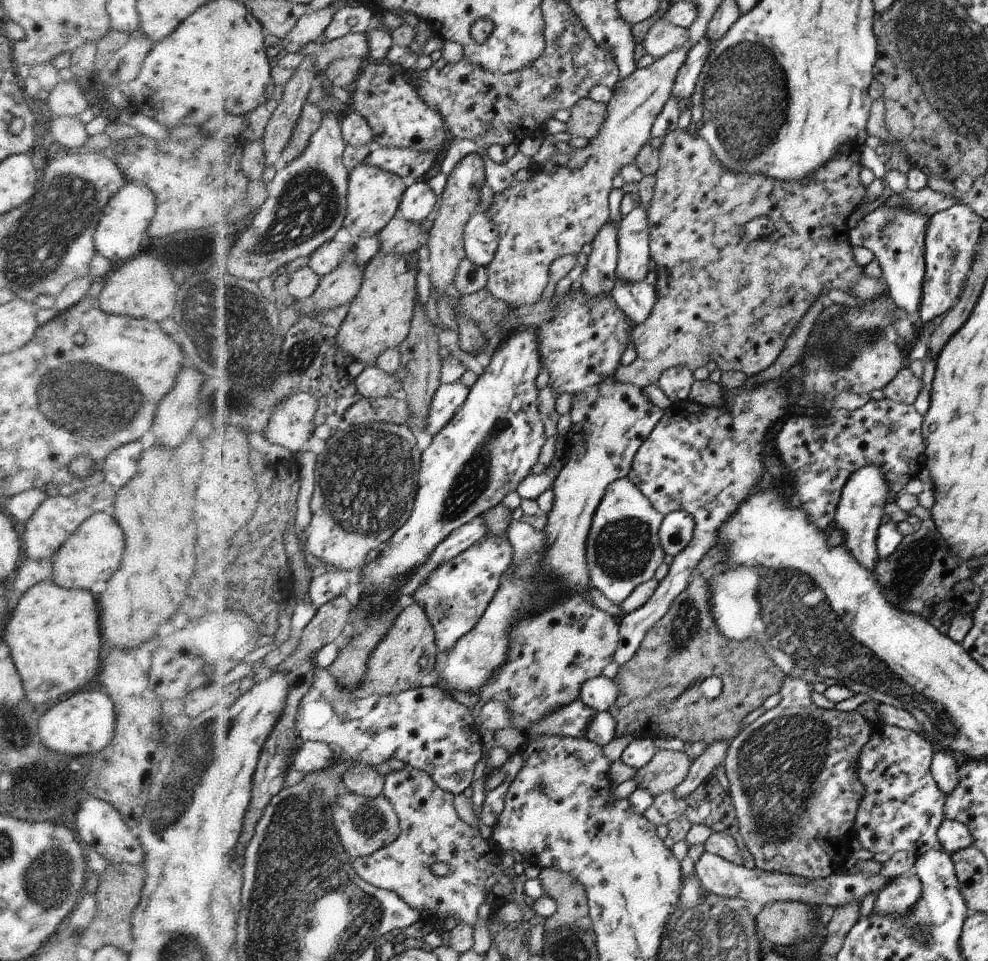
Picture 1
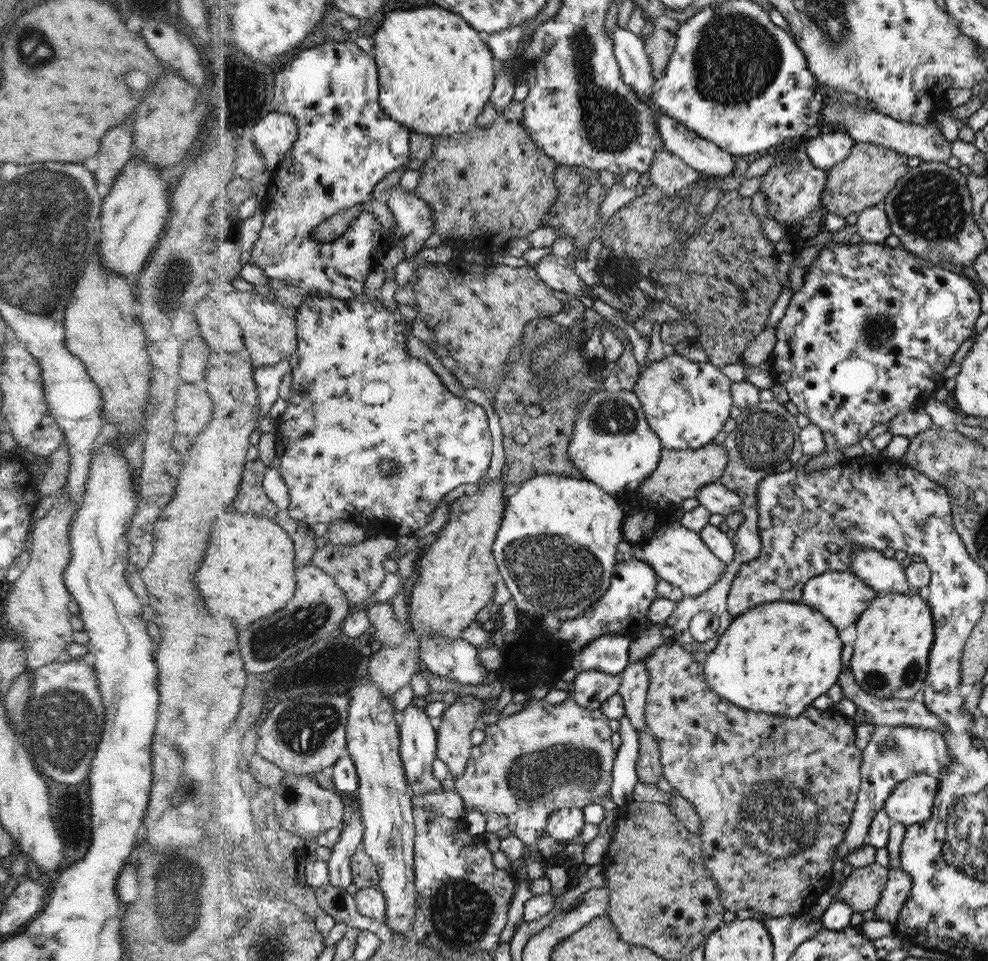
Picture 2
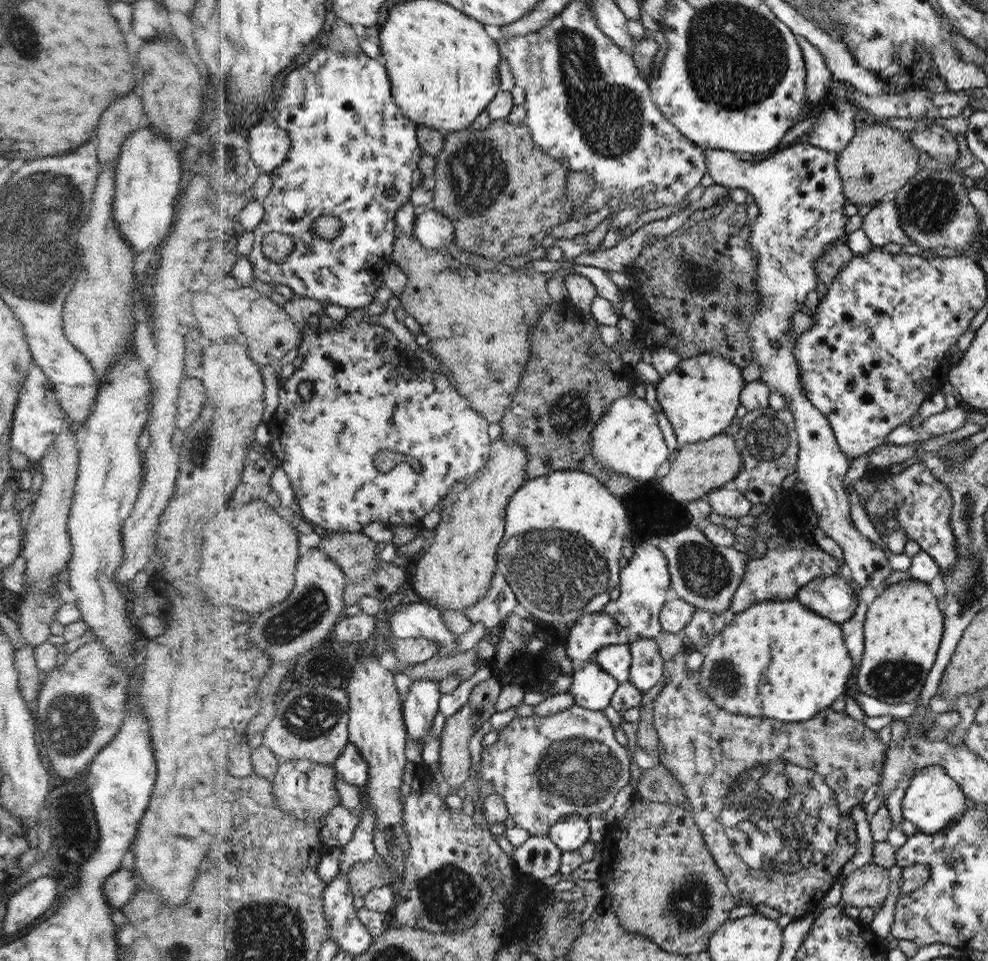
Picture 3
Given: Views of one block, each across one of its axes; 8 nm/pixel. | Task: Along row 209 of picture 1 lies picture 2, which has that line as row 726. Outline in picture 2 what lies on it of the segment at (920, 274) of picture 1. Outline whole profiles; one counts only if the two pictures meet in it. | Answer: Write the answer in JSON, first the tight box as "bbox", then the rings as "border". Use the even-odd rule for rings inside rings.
{"bbox":[834,725,954,861],"border":[[[876,725],[868,746],[863,750],[863,757],[862,783],[857,798],[859,802],[856,804],[856,812],[851,827],[848,828],[846,839],[838,846],[834,861],[866,842],[874,816],[885,808],[886,798],[900,782],[920,773],[929,773],[933,777],[942,778],[942,772],[950,764],[954,764],[946,740],[939,732],[914,728],[914,726]]]}

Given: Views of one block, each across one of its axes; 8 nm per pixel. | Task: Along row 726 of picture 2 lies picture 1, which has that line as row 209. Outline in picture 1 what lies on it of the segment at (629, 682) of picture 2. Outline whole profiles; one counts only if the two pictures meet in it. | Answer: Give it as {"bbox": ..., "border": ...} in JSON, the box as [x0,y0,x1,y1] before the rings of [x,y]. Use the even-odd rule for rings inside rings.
{"bbox":[616,204,650,283],"border":[[[638,204],[617,224],[616,276],[624,283],[639,283],[649,273],[650,223],[647,208]]]}

